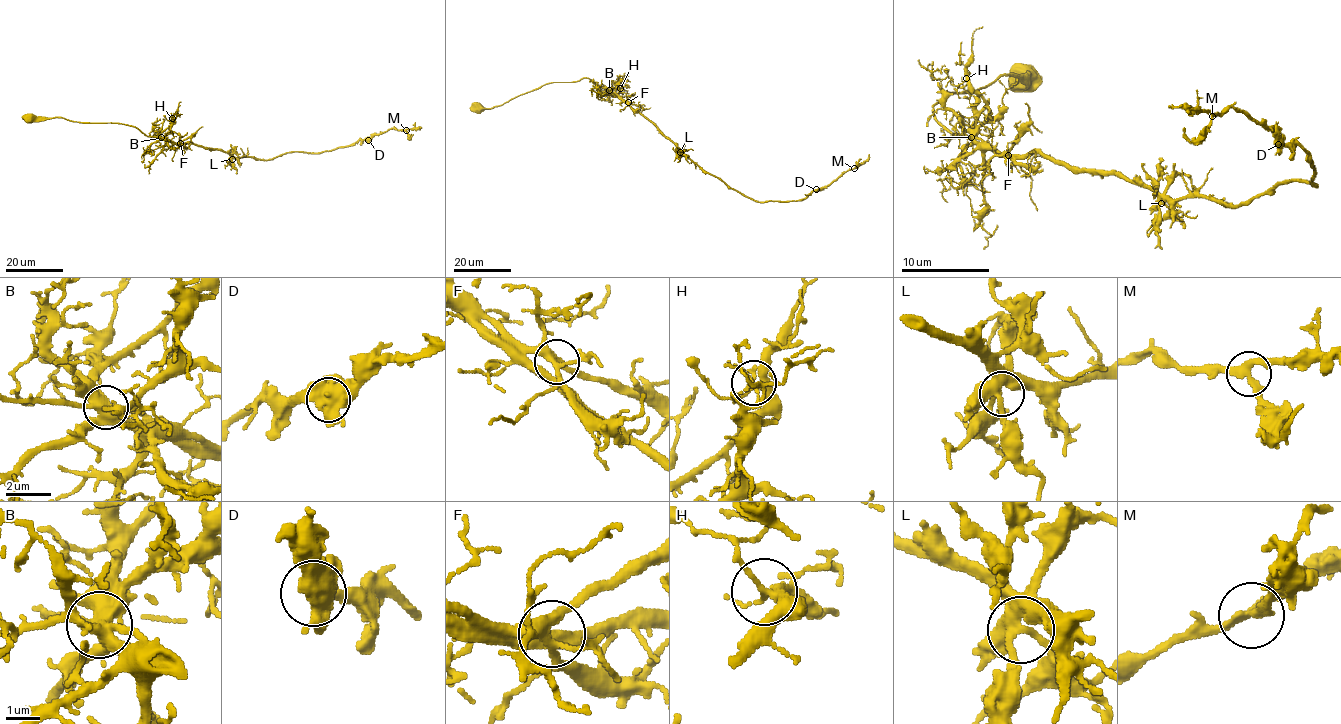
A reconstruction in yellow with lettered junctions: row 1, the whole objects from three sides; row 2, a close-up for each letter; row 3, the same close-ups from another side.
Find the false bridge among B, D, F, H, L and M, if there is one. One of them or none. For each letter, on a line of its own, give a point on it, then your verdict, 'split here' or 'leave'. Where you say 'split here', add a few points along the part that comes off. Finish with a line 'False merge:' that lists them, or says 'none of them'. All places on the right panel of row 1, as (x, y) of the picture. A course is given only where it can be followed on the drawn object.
B: (971, 137) | leave
D: (1278, 144) | leave
F: (1008, 155) | leave
H: (966, 78) | leave
L: (1161, 203) | leave
M: (1212, 116) | leave
False merge: none of them

